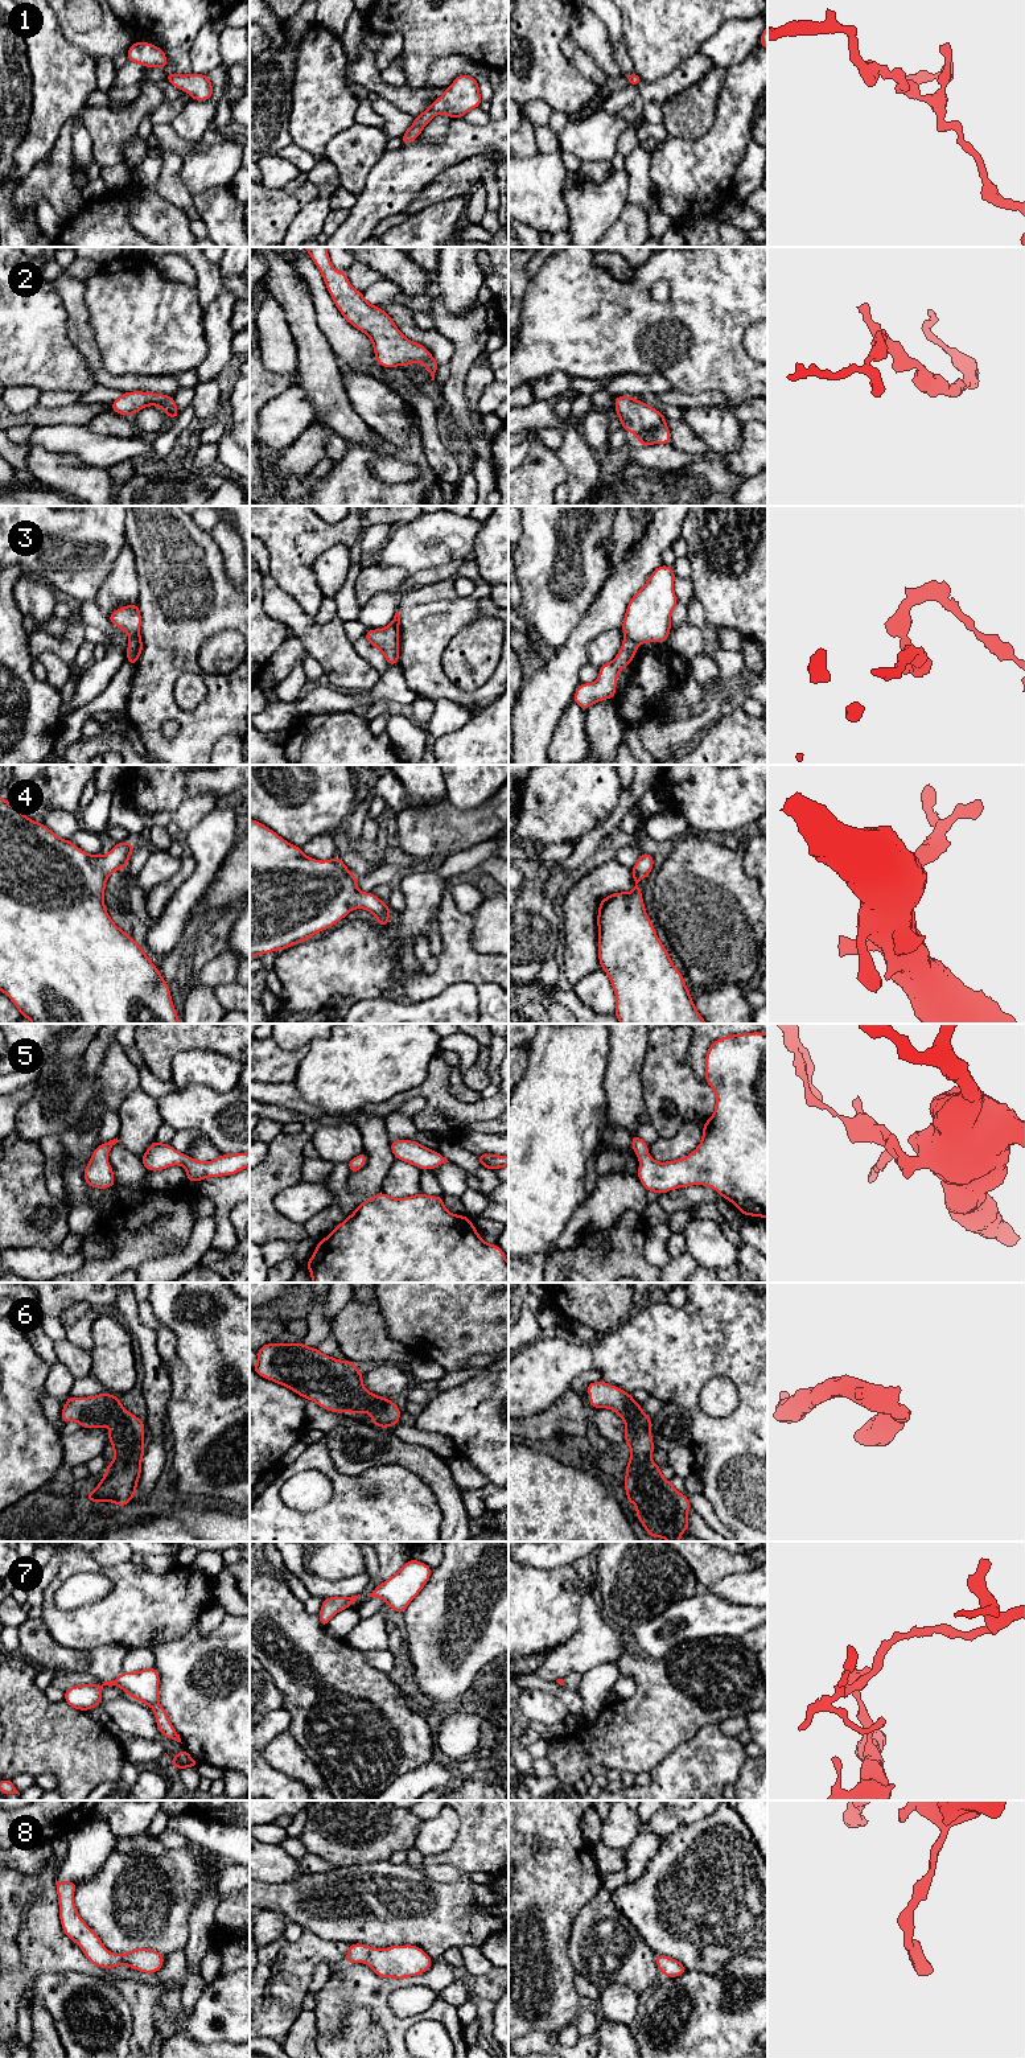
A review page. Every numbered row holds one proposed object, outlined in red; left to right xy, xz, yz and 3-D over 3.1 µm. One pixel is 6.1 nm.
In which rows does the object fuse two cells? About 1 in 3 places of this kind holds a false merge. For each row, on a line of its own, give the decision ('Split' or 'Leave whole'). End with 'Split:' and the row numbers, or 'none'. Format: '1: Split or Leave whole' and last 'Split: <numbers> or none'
1: Leave whole
2: Leave whole
3: Split
4: Leave whole
5: Leave whole
6: Leave whole
7: Leave whole
8: Leave whole
Split: 3

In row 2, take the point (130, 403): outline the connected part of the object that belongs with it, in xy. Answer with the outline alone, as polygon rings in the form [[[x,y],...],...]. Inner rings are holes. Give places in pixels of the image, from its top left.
[[[143,391],[123,392],[123,395],[111,404],[111,409],[119,415],[132,416],[148,406],[162,408],[166,416],[170,416],[173,420],[176,420],[180,413],[173,396]]]

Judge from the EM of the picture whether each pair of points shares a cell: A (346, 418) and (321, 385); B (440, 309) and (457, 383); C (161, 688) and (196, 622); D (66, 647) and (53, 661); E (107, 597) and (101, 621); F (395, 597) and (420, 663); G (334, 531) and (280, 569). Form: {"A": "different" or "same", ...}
{"A": "same", "B": "same", "C": "same", "D": "different", "E": "different", "F": "different", "G": "same"}

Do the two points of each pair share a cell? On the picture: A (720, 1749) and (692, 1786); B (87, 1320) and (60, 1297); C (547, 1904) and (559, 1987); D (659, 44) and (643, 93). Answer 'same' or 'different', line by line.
A: same
B: different
C: same
D: different

